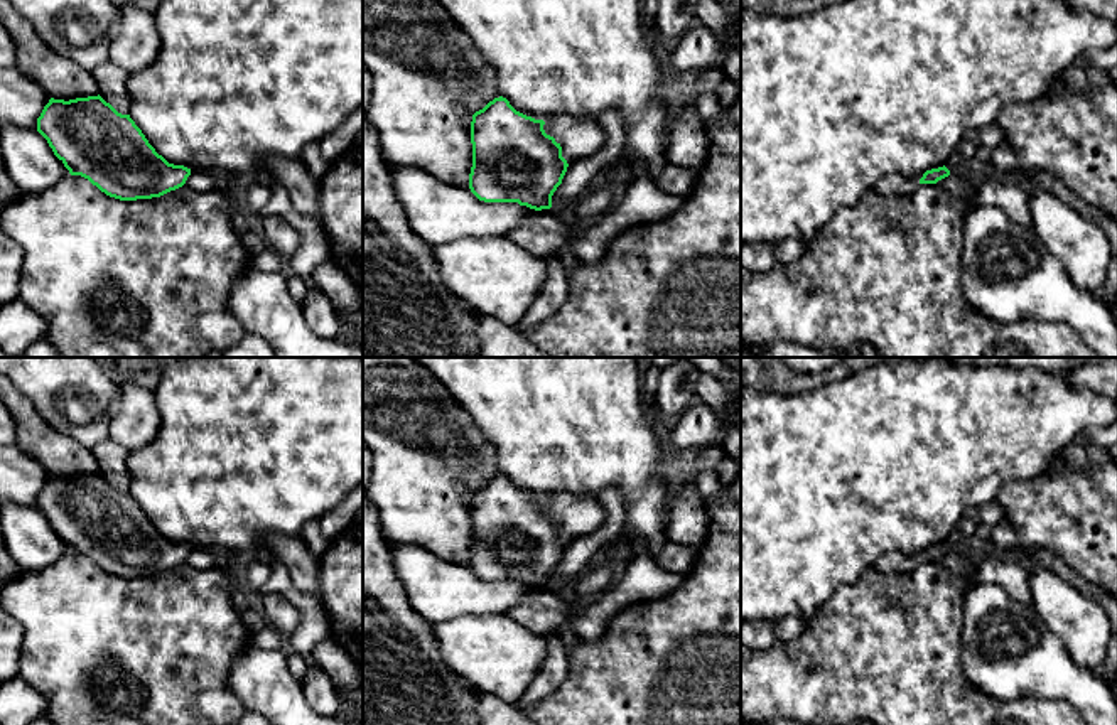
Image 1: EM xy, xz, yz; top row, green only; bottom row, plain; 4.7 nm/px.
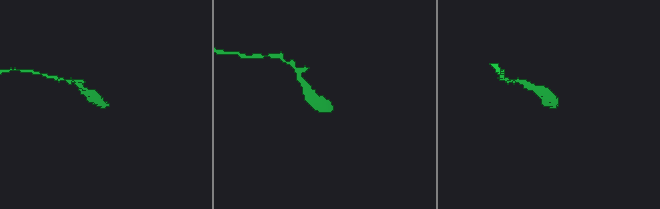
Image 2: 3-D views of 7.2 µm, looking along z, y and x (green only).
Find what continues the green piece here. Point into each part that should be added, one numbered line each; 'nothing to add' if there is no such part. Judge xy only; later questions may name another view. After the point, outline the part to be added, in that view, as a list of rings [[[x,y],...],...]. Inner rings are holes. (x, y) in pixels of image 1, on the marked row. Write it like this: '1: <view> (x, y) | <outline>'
nothing to add

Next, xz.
1: xz (579, 137) | [[[560,116],[550,120],[548,126],[569,164],[594,155],[606,143],[599,120]]]

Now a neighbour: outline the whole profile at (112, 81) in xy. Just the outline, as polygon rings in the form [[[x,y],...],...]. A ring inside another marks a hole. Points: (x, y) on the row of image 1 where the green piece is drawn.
[[[115,62],[100,64],[93,76],[98,83],[100,96],[110,103],[118,113],[130,113],[130,94],[127,89],[128,74]]]

